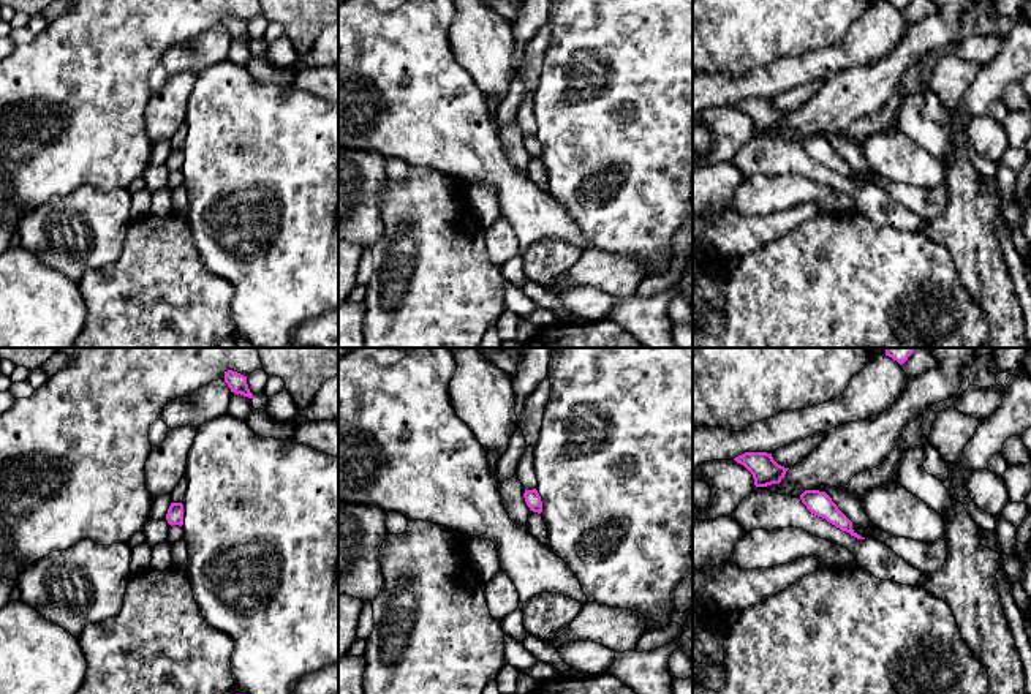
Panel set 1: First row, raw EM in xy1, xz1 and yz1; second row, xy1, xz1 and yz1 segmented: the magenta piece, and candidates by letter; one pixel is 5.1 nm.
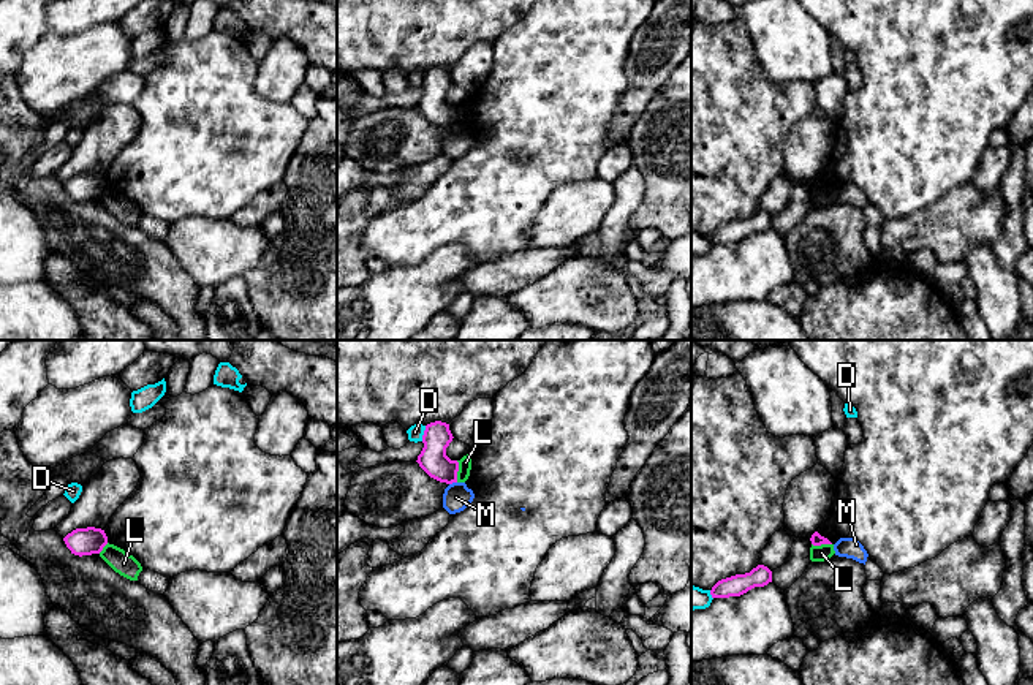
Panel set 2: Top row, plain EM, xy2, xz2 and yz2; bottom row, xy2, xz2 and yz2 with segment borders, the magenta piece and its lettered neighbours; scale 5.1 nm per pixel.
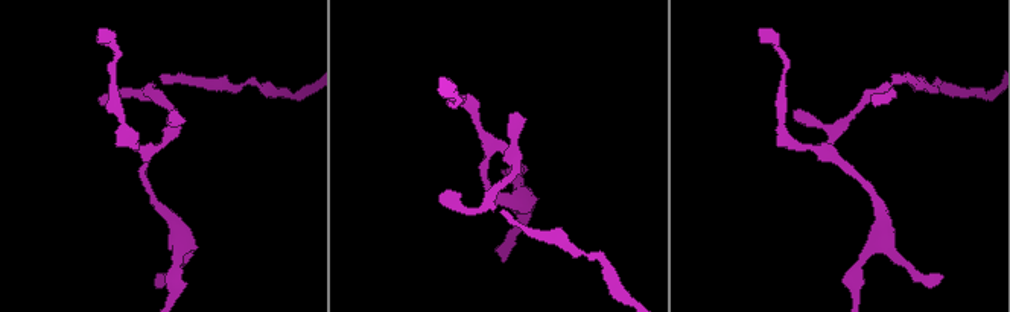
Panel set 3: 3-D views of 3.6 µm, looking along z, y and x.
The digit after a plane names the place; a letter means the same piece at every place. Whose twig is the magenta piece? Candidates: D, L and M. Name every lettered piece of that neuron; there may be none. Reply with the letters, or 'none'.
none

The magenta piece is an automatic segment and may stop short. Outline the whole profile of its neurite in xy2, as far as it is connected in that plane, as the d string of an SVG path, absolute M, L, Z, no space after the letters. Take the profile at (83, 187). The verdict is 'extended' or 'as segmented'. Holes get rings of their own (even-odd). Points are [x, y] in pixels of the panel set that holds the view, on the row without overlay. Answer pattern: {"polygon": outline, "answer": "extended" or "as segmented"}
{"polygon": "M87 172L73 176L63 187L71 199L82 202L100 199L108 190L108 182L101 174Z", "answer": "as segmented"}

